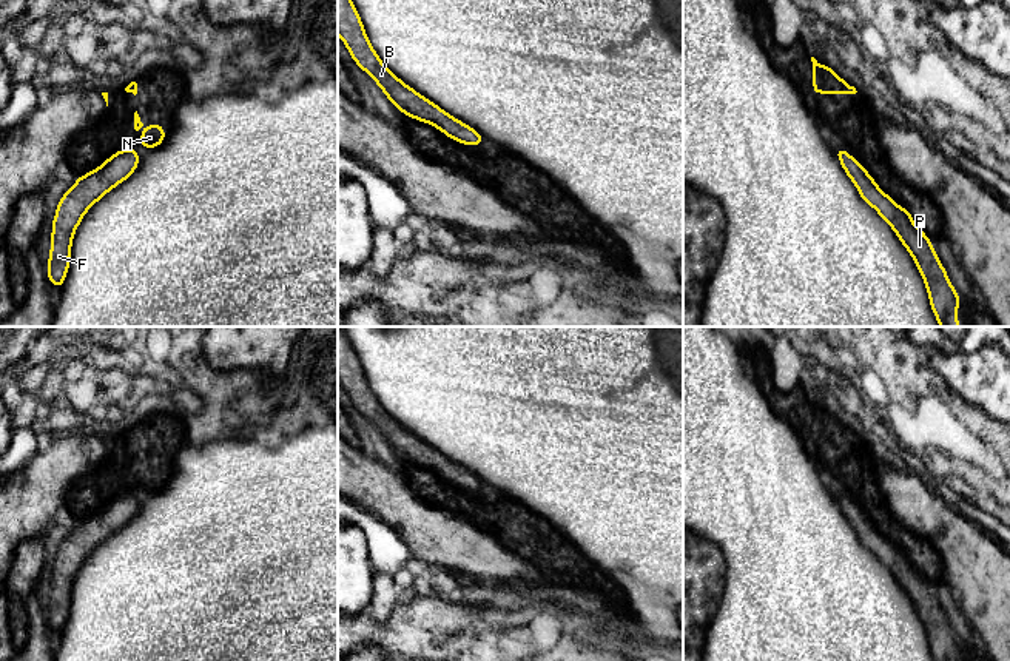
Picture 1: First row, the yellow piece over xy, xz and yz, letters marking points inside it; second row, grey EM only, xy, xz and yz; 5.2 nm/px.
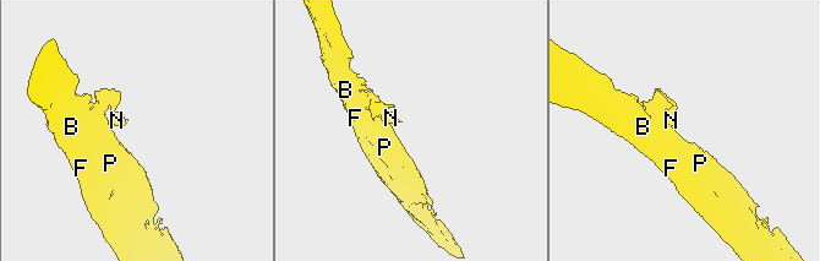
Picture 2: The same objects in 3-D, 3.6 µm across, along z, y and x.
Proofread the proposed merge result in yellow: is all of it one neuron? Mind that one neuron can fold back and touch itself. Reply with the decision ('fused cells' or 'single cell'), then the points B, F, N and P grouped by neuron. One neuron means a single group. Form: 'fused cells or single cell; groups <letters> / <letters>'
fused cells; groups B F P / N

